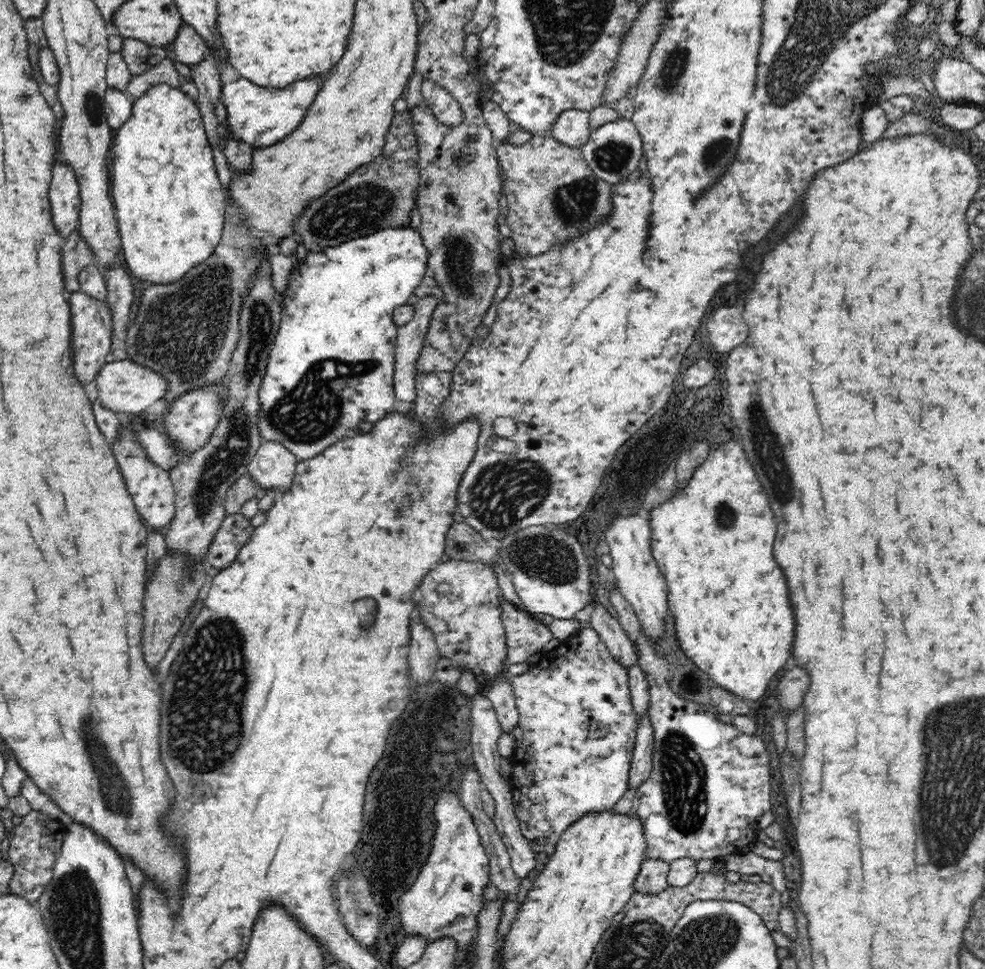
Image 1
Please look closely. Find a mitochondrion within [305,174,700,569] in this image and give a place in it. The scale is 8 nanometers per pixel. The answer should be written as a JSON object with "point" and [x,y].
{"point":[502,498]}

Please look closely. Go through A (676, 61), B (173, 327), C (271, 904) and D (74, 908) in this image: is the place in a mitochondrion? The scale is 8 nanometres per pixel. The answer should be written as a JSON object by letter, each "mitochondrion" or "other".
{"A":"mitochondrion","B":"mitochondrion","C":"other","D":"mitochondrion"}

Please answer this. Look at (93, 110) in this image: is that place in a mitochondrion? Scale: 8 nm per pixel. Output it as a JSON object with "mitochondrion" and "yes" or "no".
{"mitochondrion":"yes"}

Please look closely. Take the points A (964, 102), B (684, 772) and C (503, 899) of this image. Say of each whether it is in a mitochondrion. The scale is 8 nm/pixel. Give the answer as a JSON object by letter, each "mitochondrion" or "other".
{"A":"other","B":"mitochondrion","C":"other"}

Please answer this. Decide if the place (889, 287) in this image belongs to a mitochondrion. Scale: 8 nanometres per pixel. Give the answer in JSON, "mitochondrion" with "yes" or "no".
{"mitochondrion":"no"}

